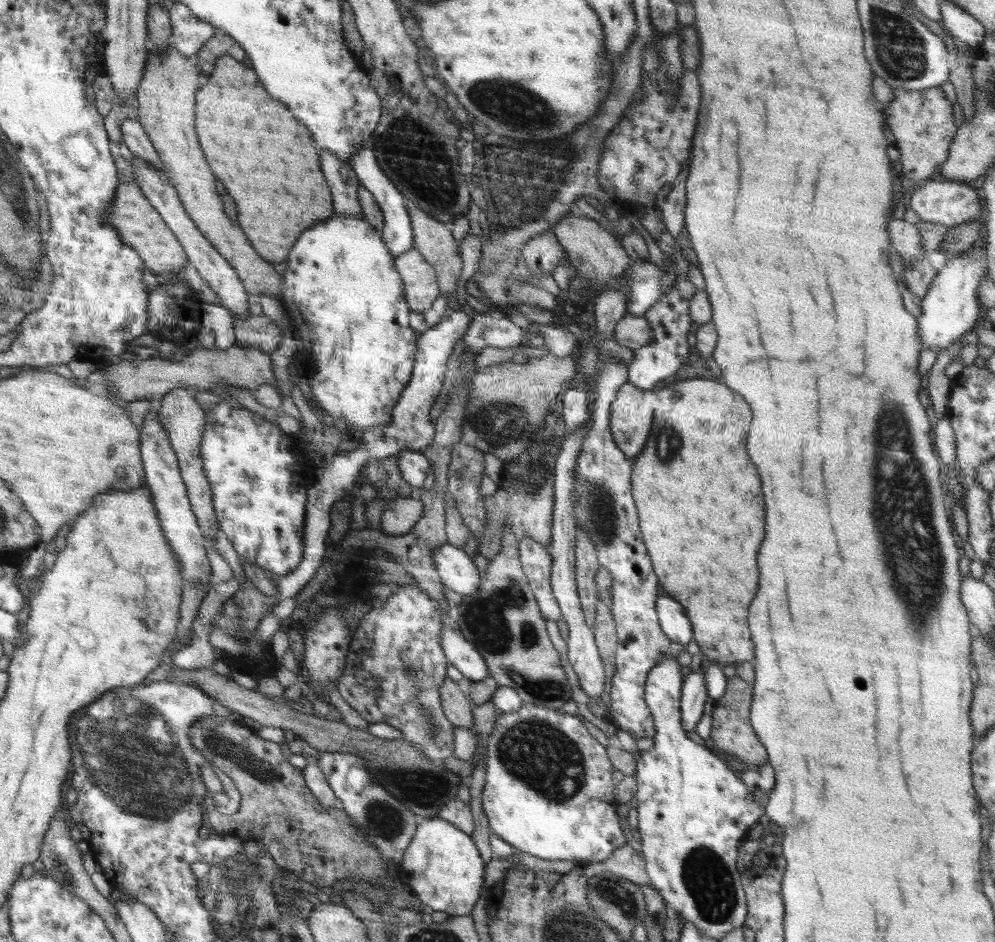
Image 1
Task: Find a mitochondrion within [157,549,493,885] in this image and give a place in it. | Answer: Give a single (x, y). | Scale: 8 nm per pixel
(422, 788)

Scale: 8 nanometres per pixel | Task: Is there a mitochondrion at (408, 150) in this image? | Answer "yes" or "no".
yes

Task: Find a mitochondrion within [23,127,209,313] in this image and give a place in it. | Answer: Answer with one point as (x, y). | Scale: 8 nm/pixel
(44, 276)

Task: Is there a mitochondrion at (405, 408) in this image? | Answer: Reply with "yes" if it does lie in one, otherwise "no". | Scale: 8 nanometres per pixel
no

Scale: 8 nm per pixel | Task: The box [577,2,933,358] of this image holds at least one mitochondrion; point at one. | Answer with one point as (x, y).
(899, 49)

